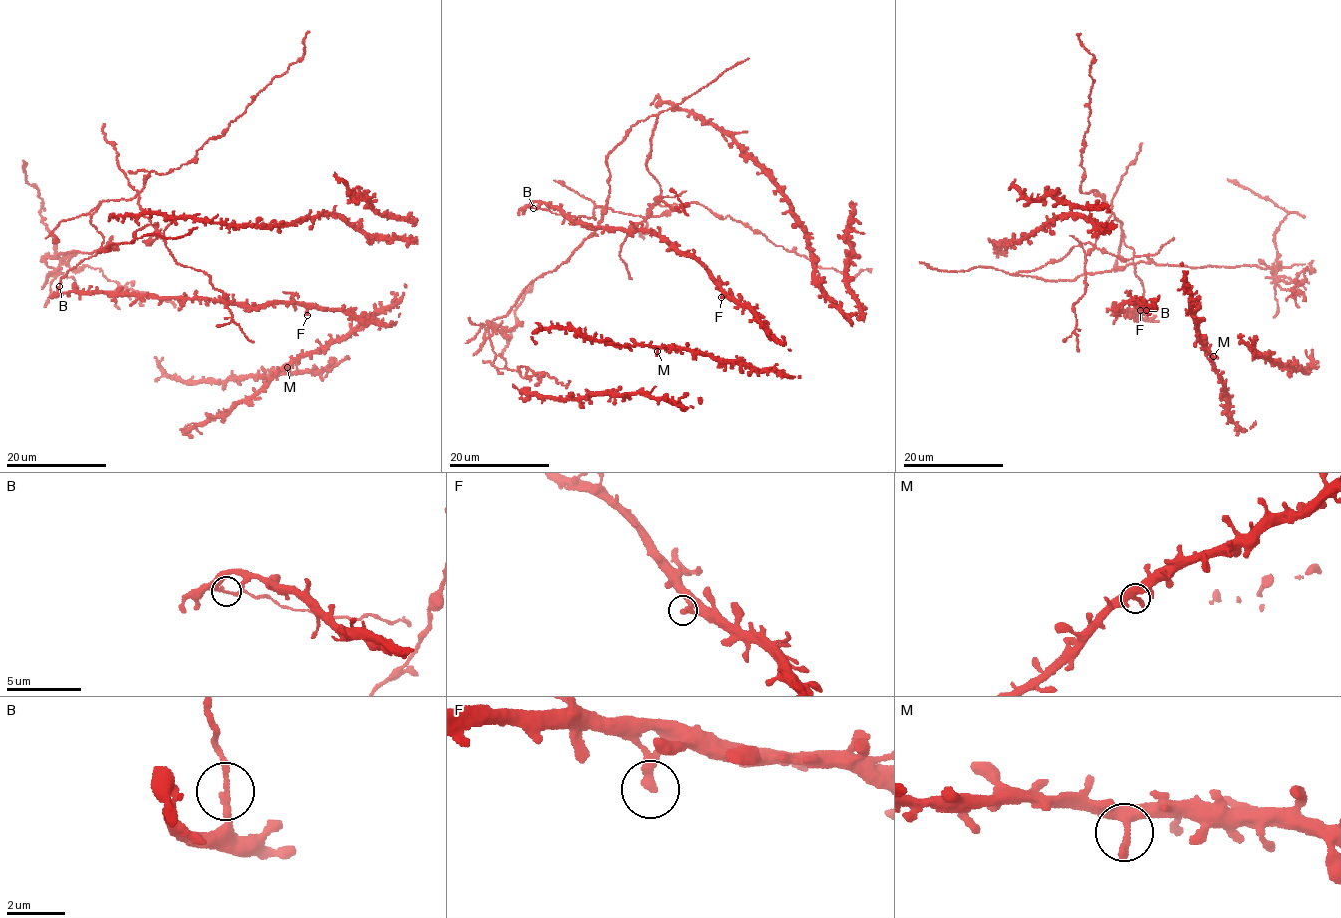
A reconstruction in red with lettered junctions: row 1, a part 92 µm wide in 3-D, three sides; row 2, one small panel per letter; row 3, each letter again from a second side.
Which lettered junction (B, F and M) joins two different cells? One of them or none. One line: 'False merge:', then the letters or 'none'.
False merge: B

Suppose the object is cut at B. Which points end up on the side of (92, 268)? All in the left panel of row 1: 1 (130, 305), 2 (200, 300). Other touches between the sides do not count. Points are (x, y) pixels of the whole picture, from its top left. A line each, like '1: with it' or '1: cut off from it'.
1: cut off from it
2: cut off from it

